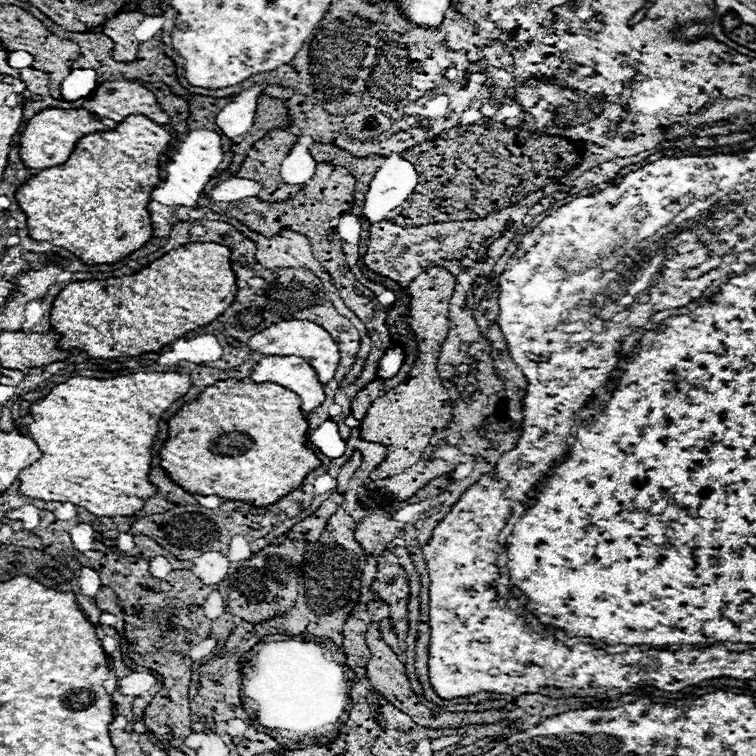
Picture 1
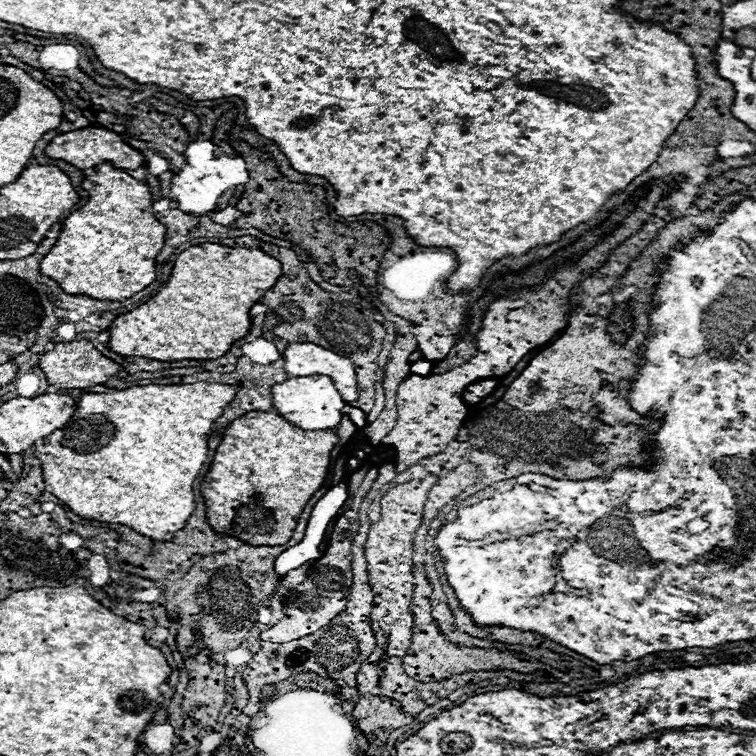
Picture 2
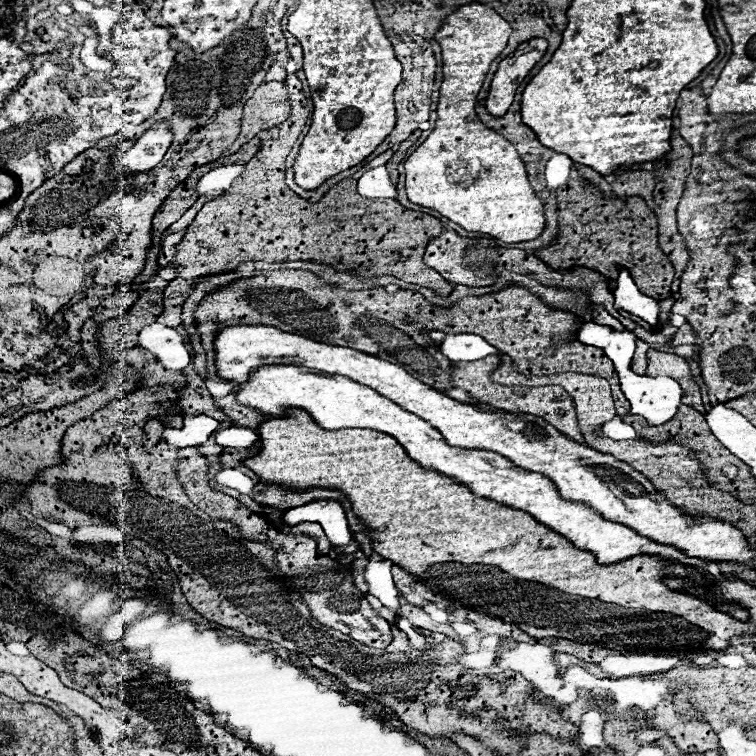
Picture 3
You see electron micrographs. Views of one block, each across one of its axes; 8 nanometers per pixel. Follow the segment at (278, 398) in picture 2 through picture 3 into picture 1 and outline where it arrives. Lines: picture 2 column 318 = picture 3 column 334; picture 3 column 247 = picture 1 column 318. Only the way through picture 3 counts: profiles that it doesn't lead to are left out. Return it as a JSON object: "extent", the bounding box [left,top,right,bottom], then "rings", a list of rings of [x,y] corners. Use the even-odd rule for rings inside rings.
{"extent":[250,356,324,412],"rings":[[[264,356],[250,372],[250,380],[252,382],[274,382],[284,386],[286,390],[292,390],[294,394],[300,396],[302,400],[302,412],[310,412],[314,408],[318,408],[324,402],[324,390],[322,390],[322,382],[318,382],[316,372],[312,370],[312,366],[298,356]]]}

